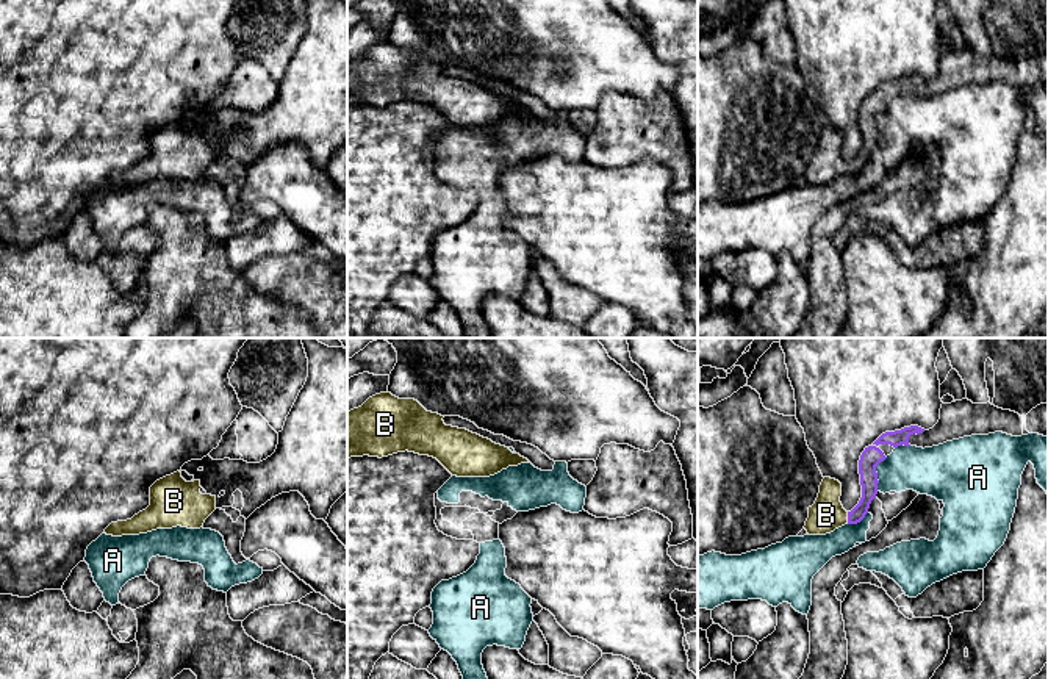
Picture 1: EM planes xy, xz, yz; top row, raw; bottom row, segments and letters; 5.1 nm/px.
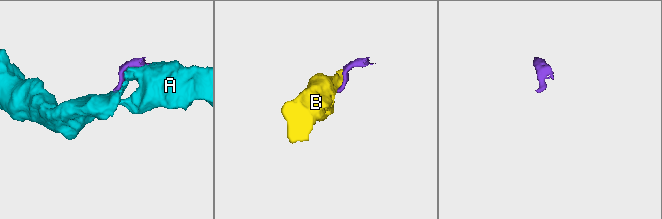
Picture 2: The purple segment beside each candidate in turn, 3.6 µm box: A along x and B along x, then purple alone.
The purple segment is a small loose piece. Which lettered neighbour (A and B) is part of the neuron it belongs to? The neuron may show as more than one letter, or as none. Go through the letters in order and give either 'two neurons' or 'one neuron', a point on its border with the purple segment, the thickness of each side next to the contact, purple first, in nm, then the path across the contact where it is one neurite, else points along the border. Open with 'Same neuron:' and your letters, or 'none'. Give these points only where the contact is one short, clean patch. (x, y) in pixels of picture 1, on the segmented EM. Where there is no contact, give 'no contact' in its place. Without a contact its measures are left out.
Same neuron: B
A: two neurons | yz (876, 473) | 100/220 nm
B: one neuron | yz (848, 518) | 100/170 nm | across yz (868, 477), (868, 495), (848, 518), (826, 515)

